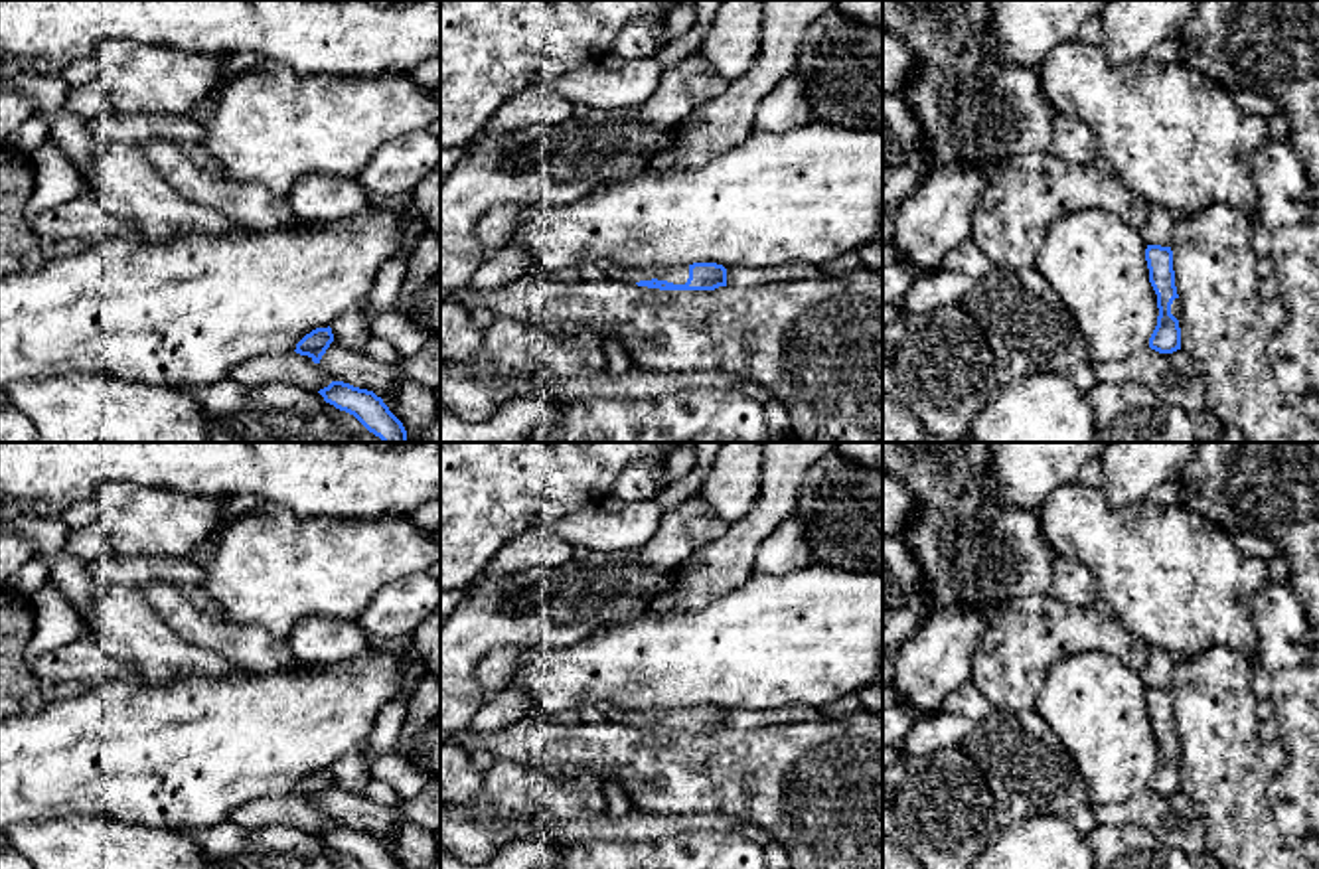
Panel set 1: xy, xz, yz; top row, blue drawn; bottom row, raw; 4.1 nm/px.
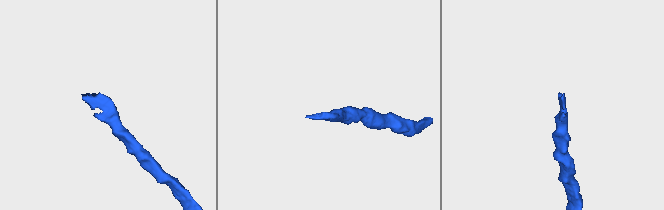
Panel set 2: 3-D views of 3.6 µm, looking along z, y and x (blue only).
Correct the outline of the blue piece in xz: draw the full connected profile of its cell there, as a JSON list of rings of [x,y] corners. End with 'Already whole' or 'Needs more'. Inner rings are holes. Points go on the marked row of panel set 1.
[[[598,263],[602,276],[660,290],[715,290],[727,286],[727,269],[717,263],[673,265],[665,269],[624,269]]]. Needs more

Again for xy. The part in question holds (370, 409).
[[[332,381],[318,391],[326,403],[353,415],[369,433],[383,442],[407,442],[403,423],[389,411],[373,391],[353,387],[344,381]]]. Already whole

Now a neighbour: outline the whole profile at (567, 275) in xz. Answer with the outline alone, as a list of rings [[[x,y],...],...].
[[[531,261],[527,265],[527,273],[533,273],[533,275],[539,275],[539,276],[545,276],[545,278],[557,278],[557,280],[563,280],[567,284],[577,284],[577,282],[588,280],[579,269],[563,269],[563,271],[551,275]]]

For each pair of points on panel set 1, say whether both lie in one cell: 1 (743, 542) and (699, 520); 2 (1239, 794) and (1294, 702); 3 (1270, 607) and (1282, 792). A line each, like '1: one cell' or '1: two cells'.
1: two cells
2: two cells
3: one cell

